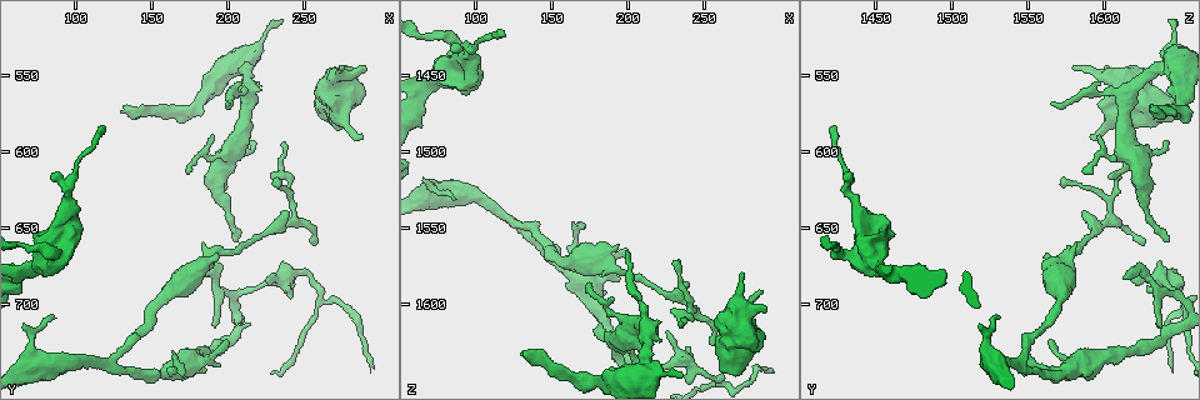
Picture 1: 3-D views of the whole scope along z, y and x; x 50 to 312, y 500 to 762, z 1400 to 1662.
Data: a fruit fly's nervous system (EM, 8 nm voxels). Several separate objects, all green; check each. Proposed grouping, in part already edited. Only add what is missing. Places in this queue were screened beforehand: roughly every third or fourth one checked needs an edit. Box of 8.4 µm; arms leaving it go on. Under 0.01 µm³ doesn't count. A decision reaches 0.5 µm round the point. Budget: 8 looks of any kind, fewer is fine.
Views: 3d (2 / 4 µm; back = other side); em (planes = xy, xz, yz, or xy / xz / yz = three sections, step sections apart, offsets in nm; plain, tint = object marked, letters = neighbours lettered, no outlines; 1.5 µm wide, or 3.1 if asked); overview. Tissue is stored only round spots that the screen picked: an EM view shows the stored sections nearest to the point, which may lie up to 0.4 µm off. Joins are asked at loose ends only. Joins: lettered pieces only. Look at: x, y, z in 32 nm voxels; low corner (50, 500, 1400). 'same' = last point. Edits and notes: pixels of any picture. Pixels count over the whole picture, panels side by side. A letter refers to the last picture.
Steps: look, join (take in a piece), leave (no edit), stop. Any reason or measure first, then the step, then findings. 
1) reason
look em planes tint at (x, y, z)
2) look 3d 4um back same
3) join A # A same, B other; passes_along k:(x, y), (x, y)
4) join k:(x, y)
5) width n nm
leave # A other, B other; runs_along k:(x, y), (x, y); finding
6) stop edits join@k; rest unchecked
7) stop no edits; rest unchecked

free end
look em planes letters at (290, 546, 1600)

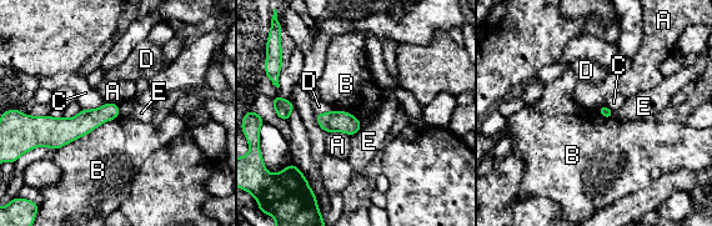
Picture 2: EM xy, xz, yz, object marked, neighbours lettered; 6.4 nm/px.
leave # A other, B other, C other, D other, E other; border 2:(120, 115), (55, 150); none of them fits

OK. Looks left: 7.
free end
look em yz step 4 tint at (216, 590, 1640)

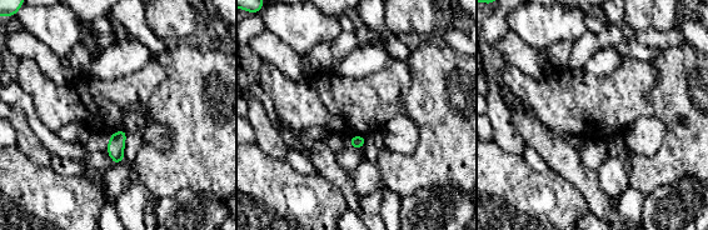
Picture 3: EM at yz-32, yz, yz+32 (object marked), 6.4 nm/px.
cut it another way
look em planes letters same

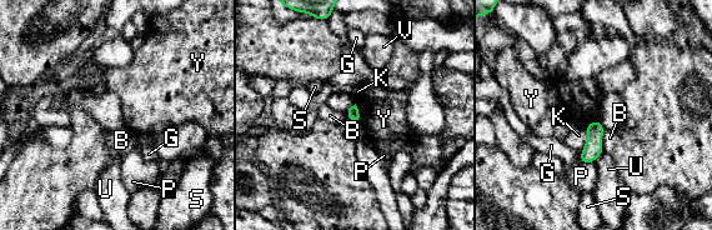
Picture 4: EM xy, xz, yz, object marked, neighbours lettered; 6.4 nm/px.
leave # B other, G other, K other, P other, S other, U other, V other, Y other; border 4:(355, 104), (360, 121); none of them fits

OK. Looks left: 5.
thin end
look 3d 2um at (118, 584, 1424)

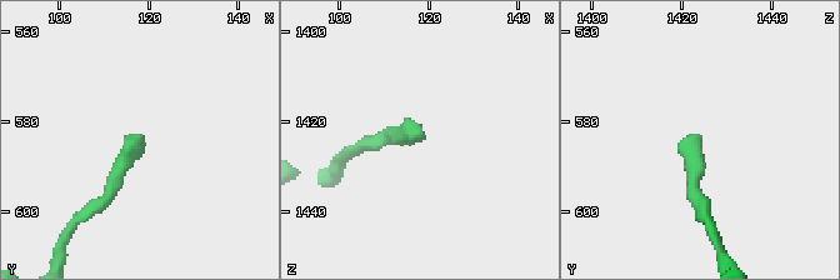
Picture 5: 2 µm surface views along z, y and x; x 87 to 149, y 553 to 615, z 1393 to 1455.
look em yz step 8 letters at (118, 583, 1423)

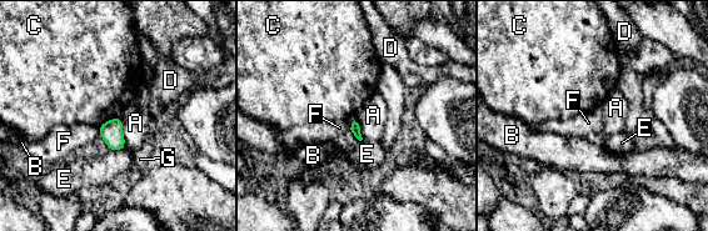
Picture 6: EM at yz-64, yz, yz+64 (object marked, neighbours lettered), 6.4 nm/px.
leave # A other, B other, C other, D other, E other, F other, G other; border 6:(119, 116), (123, 139), (126, 145); none of them fits

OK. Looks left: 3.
branch stops here
look em planes letters at (294, 740, 1644)

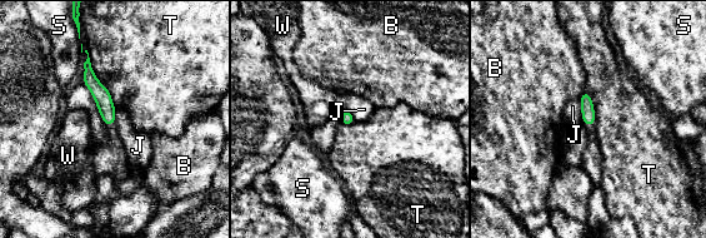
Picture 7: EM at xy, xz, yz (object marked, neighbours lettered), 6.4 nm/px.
leave # B other, J other, S other, T other, W other; border 7:(86, 50), (95, 77), (115, 107); no lettered piece goes on from it

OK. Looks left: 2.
stop no edits; rest unchecked

